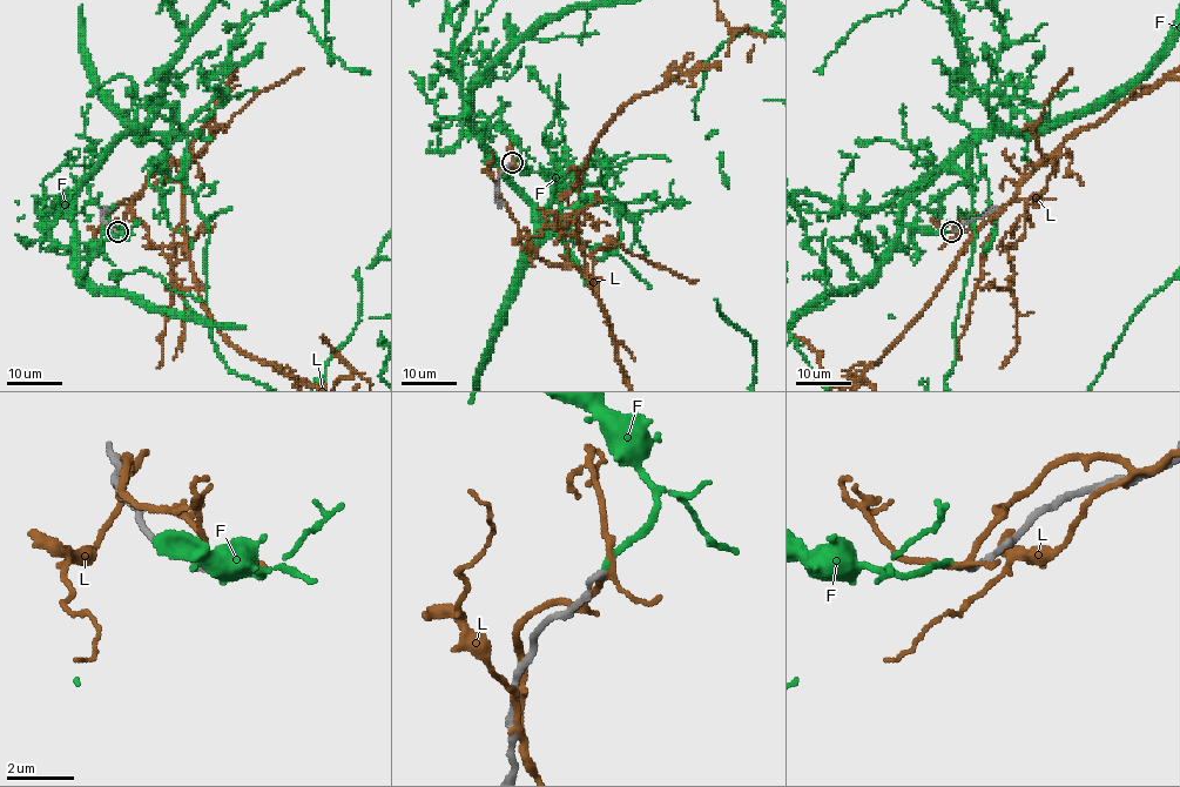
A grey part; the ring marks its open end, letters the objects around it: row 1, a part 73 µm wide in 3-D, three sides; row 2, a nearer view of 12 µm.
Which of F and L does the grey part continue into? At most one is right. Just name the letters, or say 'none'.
F

